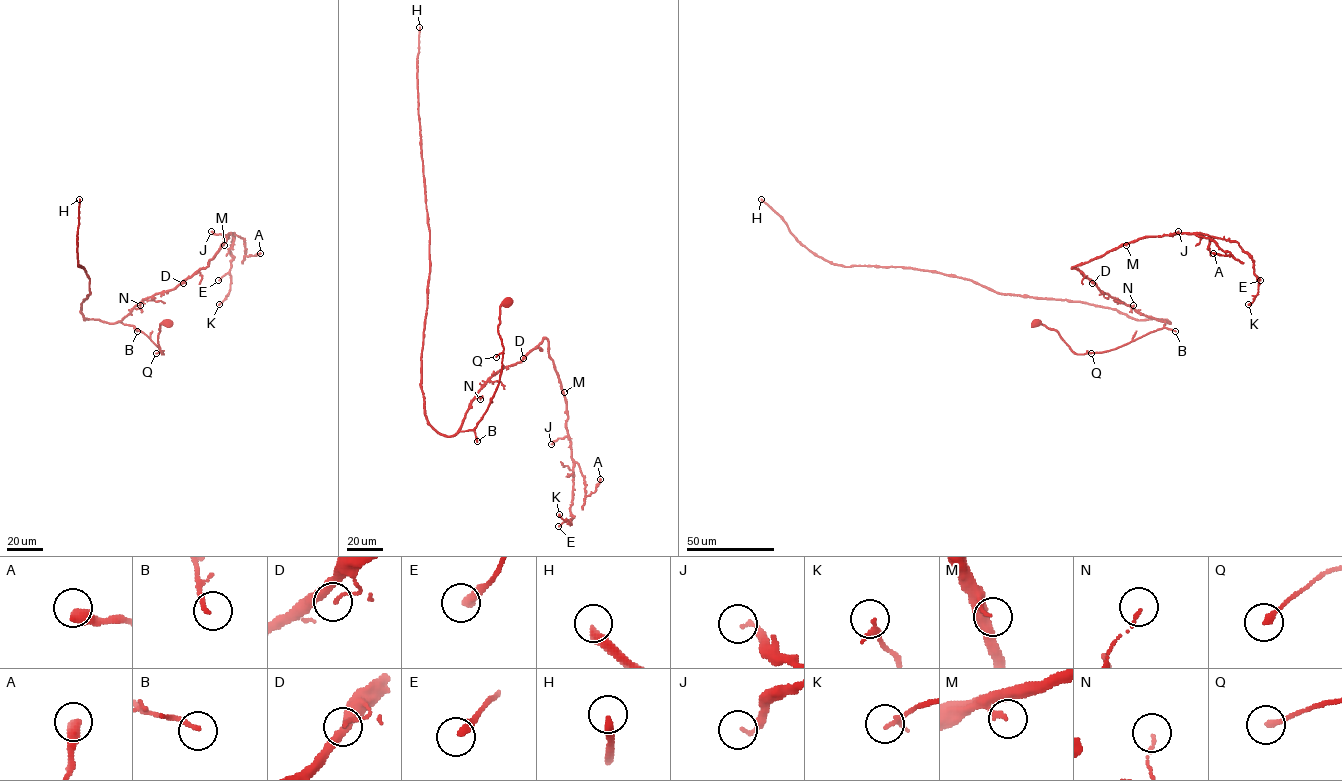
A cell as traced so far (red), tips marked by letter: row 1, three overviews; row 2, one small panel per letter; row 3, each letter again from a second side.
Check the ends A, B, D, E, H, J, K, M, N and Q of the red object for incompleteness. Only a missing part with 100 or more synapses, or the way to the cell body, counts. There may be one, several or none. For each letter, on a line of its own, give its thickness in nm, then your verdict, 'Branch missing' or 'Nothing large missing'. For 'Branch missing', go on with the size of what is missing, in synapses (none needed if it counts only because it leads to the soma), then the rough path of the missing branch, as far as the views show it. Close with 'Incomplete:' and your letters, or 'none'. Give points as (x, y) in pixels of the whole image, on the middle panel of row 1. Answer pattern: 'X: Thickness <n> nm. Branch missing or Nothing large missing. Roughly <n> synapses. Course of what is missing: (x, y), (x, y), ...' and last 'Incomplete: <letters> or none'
A: Thickness 440 nm. Nothing large missing
B: Thickness 160 nm. Nothing large missing
D: Thickness 100 nm. Nothing large missing
E: Thickness 320 nm. Nothing large missing
H: Thickness 320 nm. Branch missing. Roughly 550 synapses
J: Thickness 150 nm. Nothing large missing
K: Thickness 200 nm. Nothing large missing
M: Thickness 150 nm. Nothing large missing
N: Thickness 110 nm. Nothing large missing
Q: Thickness 220 nm. Nothing large missing
Incomplete: H

